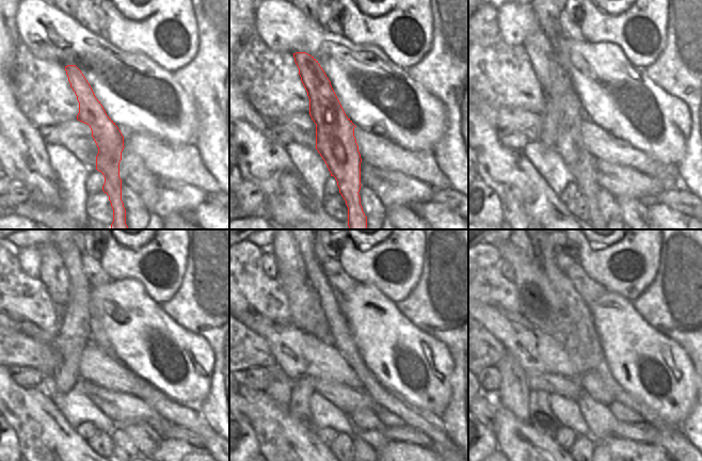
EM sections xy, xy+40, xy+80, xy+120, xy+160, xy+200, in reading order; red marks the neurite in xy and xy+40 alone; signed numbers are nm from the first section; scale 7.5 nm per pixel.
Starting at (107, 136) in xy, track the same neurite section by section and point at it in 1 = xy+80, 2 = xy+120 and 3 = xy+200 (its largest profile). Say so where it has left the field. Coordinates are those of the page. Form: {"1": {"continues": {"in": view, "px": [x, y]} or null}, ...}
{"1": {"continues": {"in": "xy+80", "px": [563, 115]}}, "2": {"continues": {"in": "xy+120", "px": [75, 334]}}, "3": {"continues": {"in": "xy+200", "px": [531, 251]}}}

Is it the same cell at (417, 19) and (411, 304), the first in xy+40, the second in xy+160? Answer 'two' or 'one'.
two

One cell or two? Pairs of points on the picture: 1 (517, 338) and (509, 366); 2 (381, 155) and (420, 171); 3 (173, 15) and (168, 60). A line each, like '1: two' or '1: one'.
1: two
2: one
3: one

